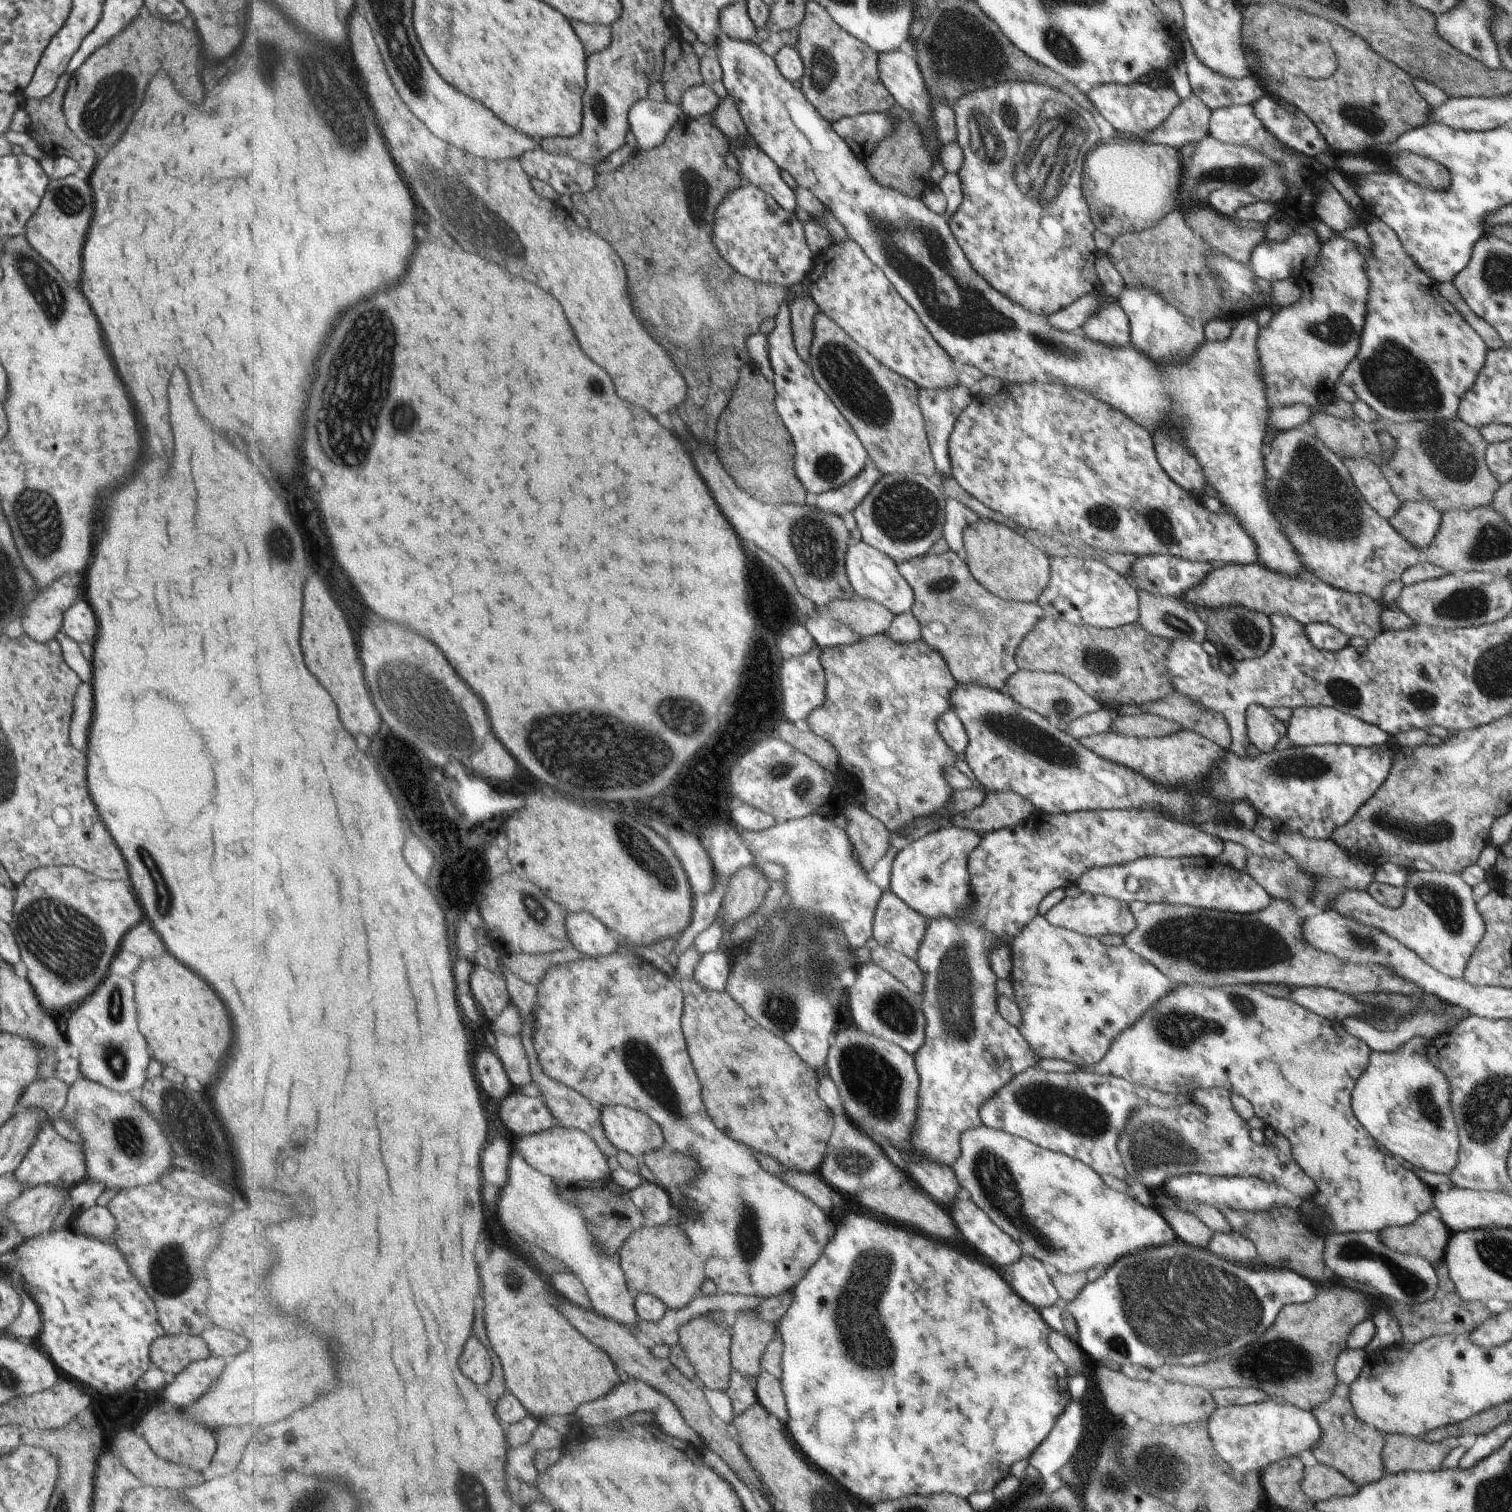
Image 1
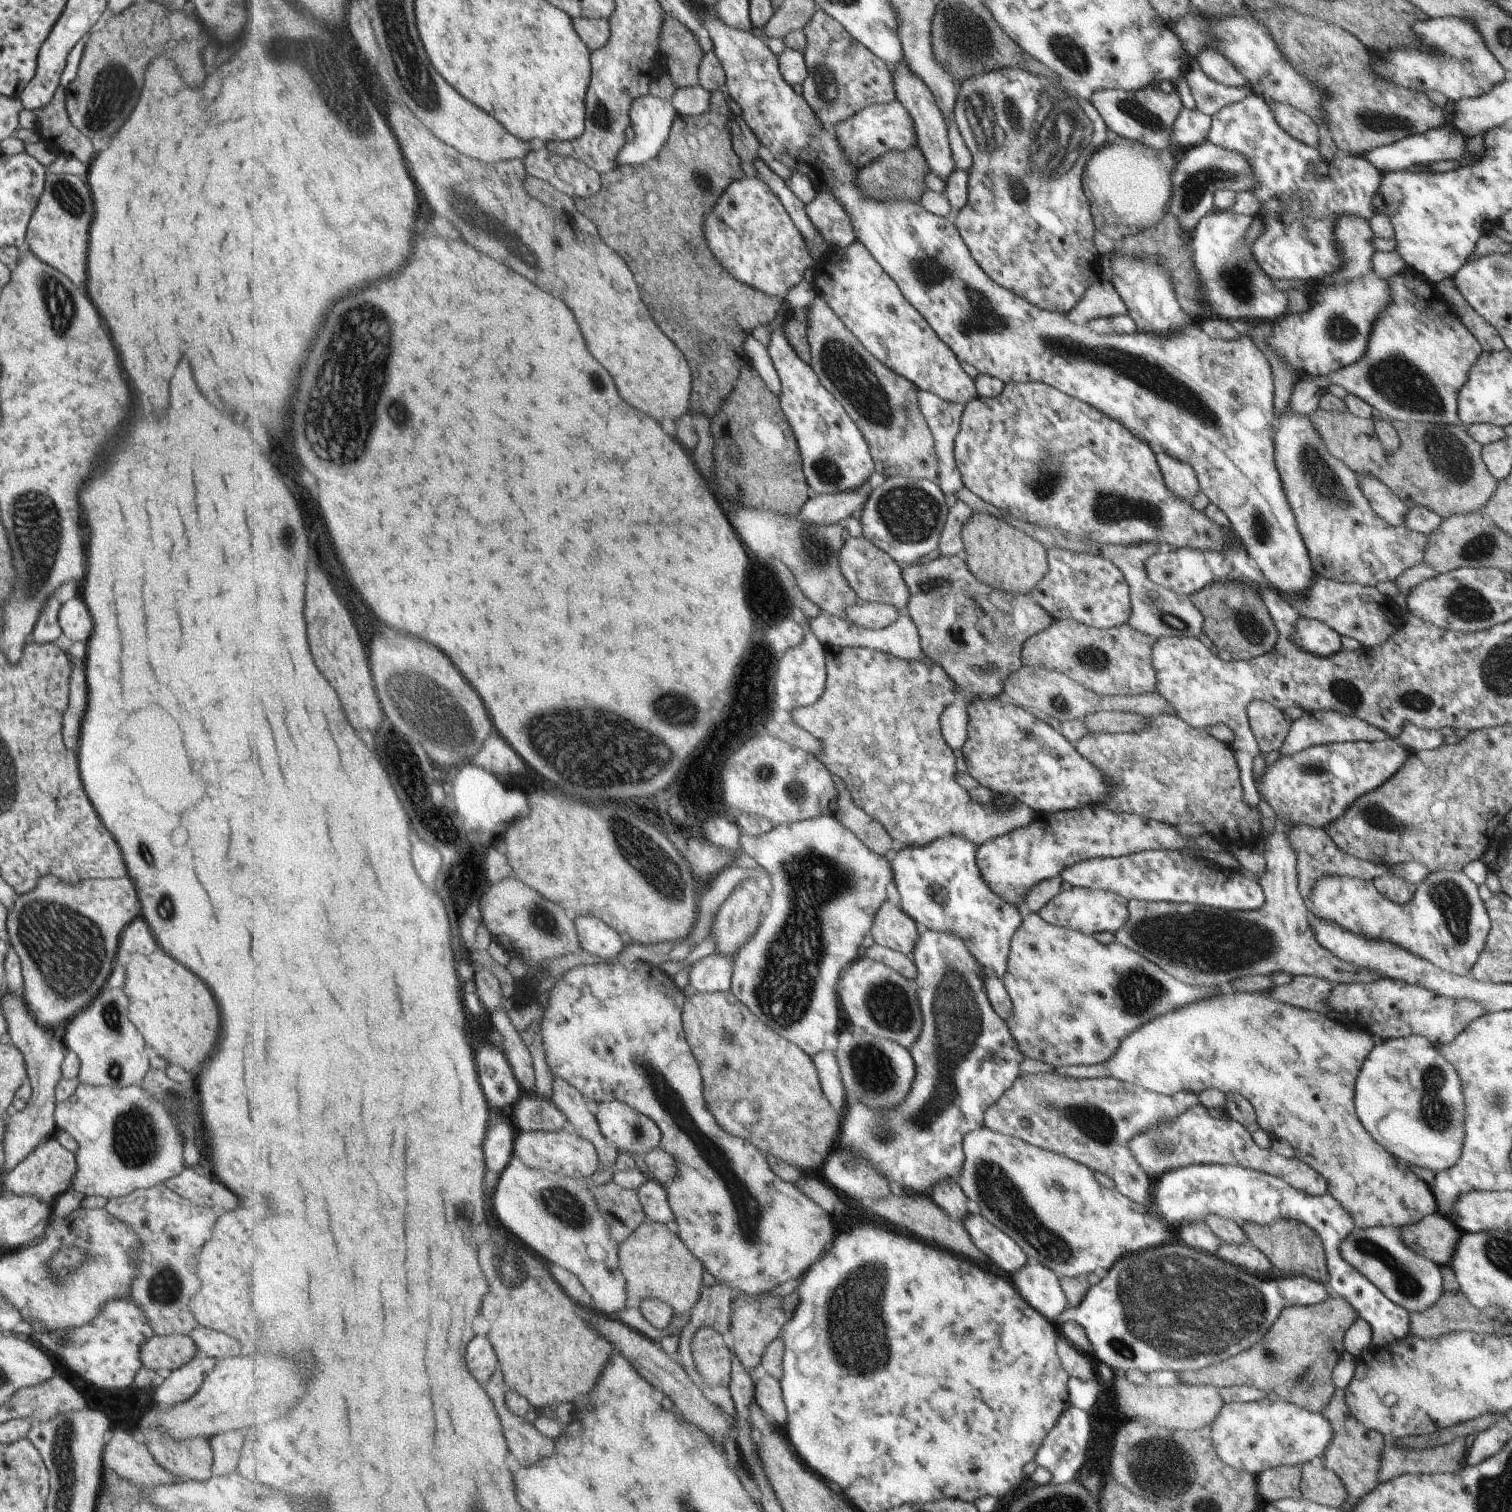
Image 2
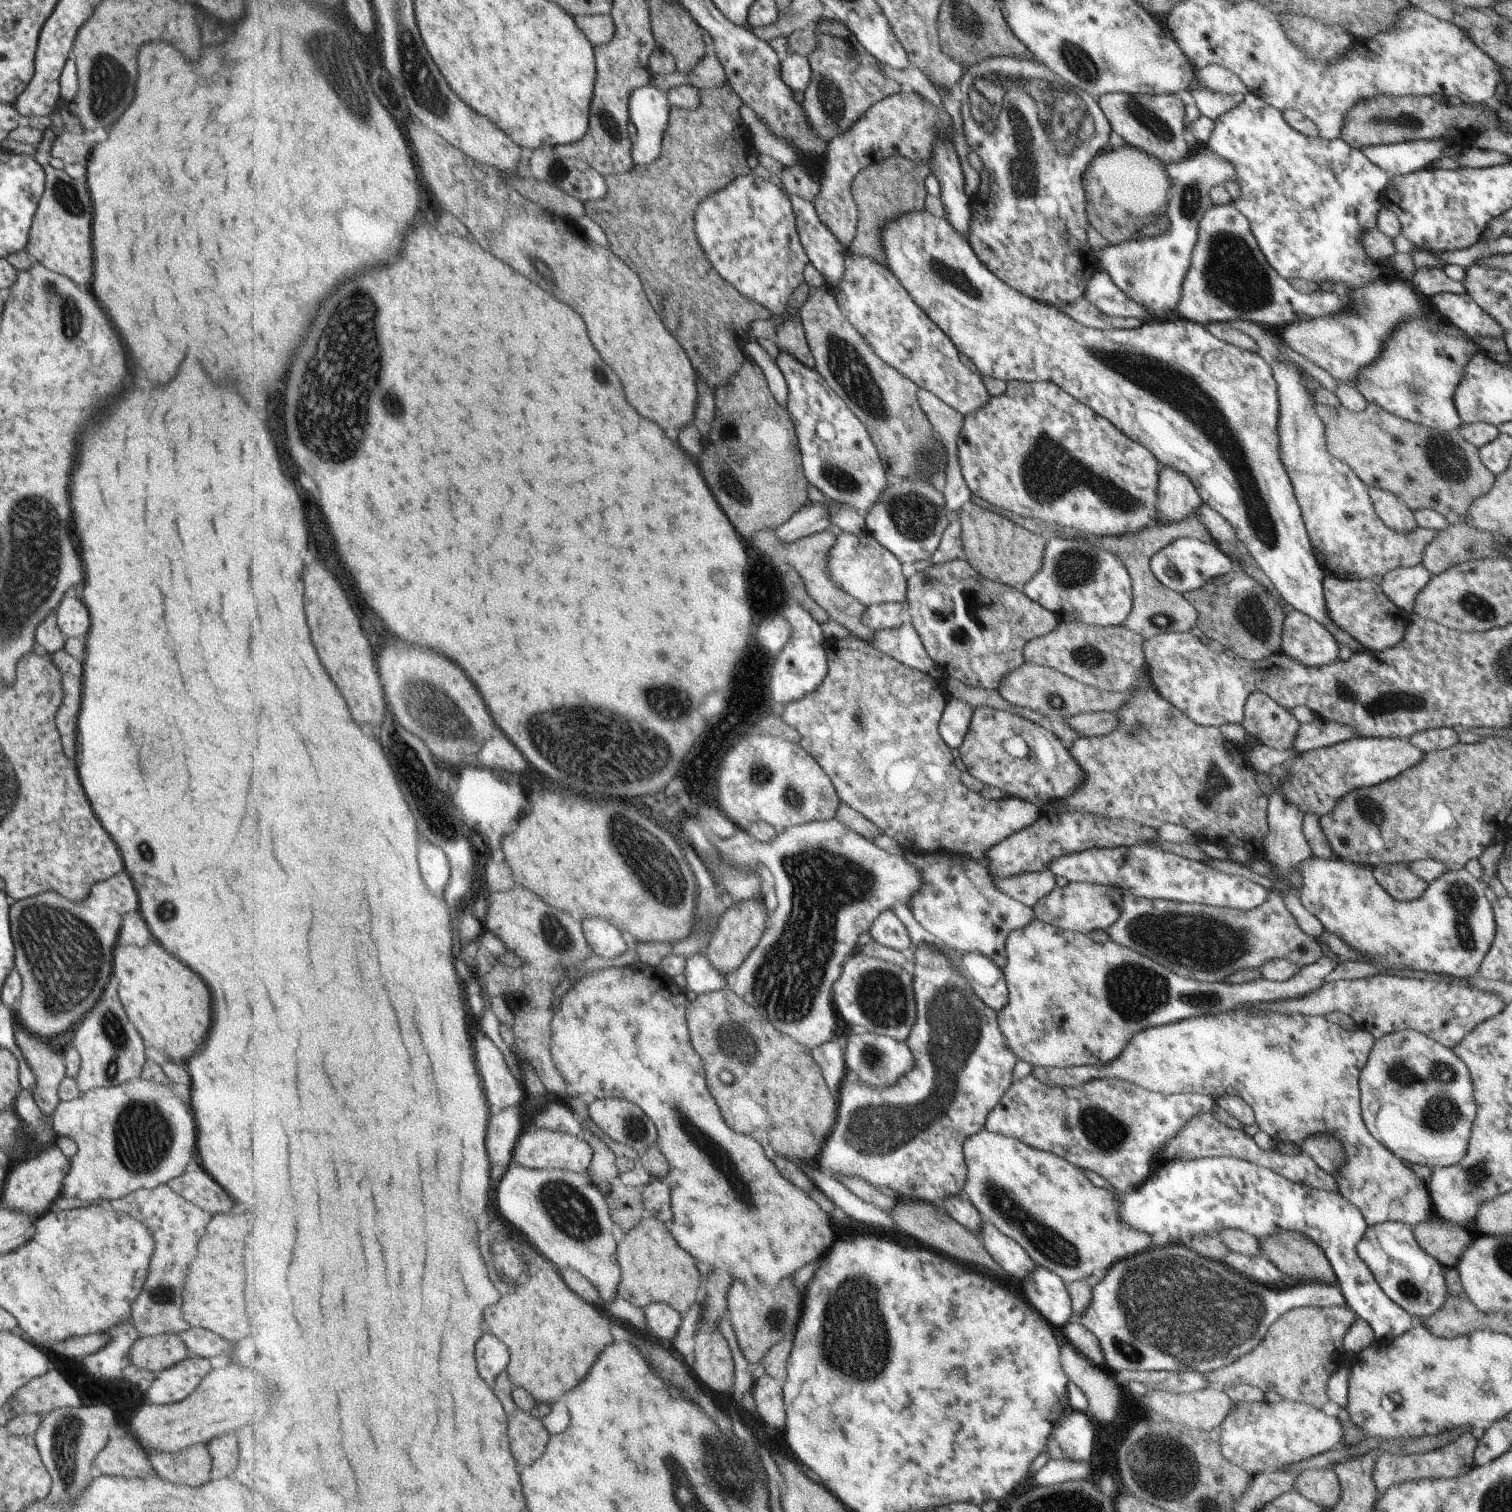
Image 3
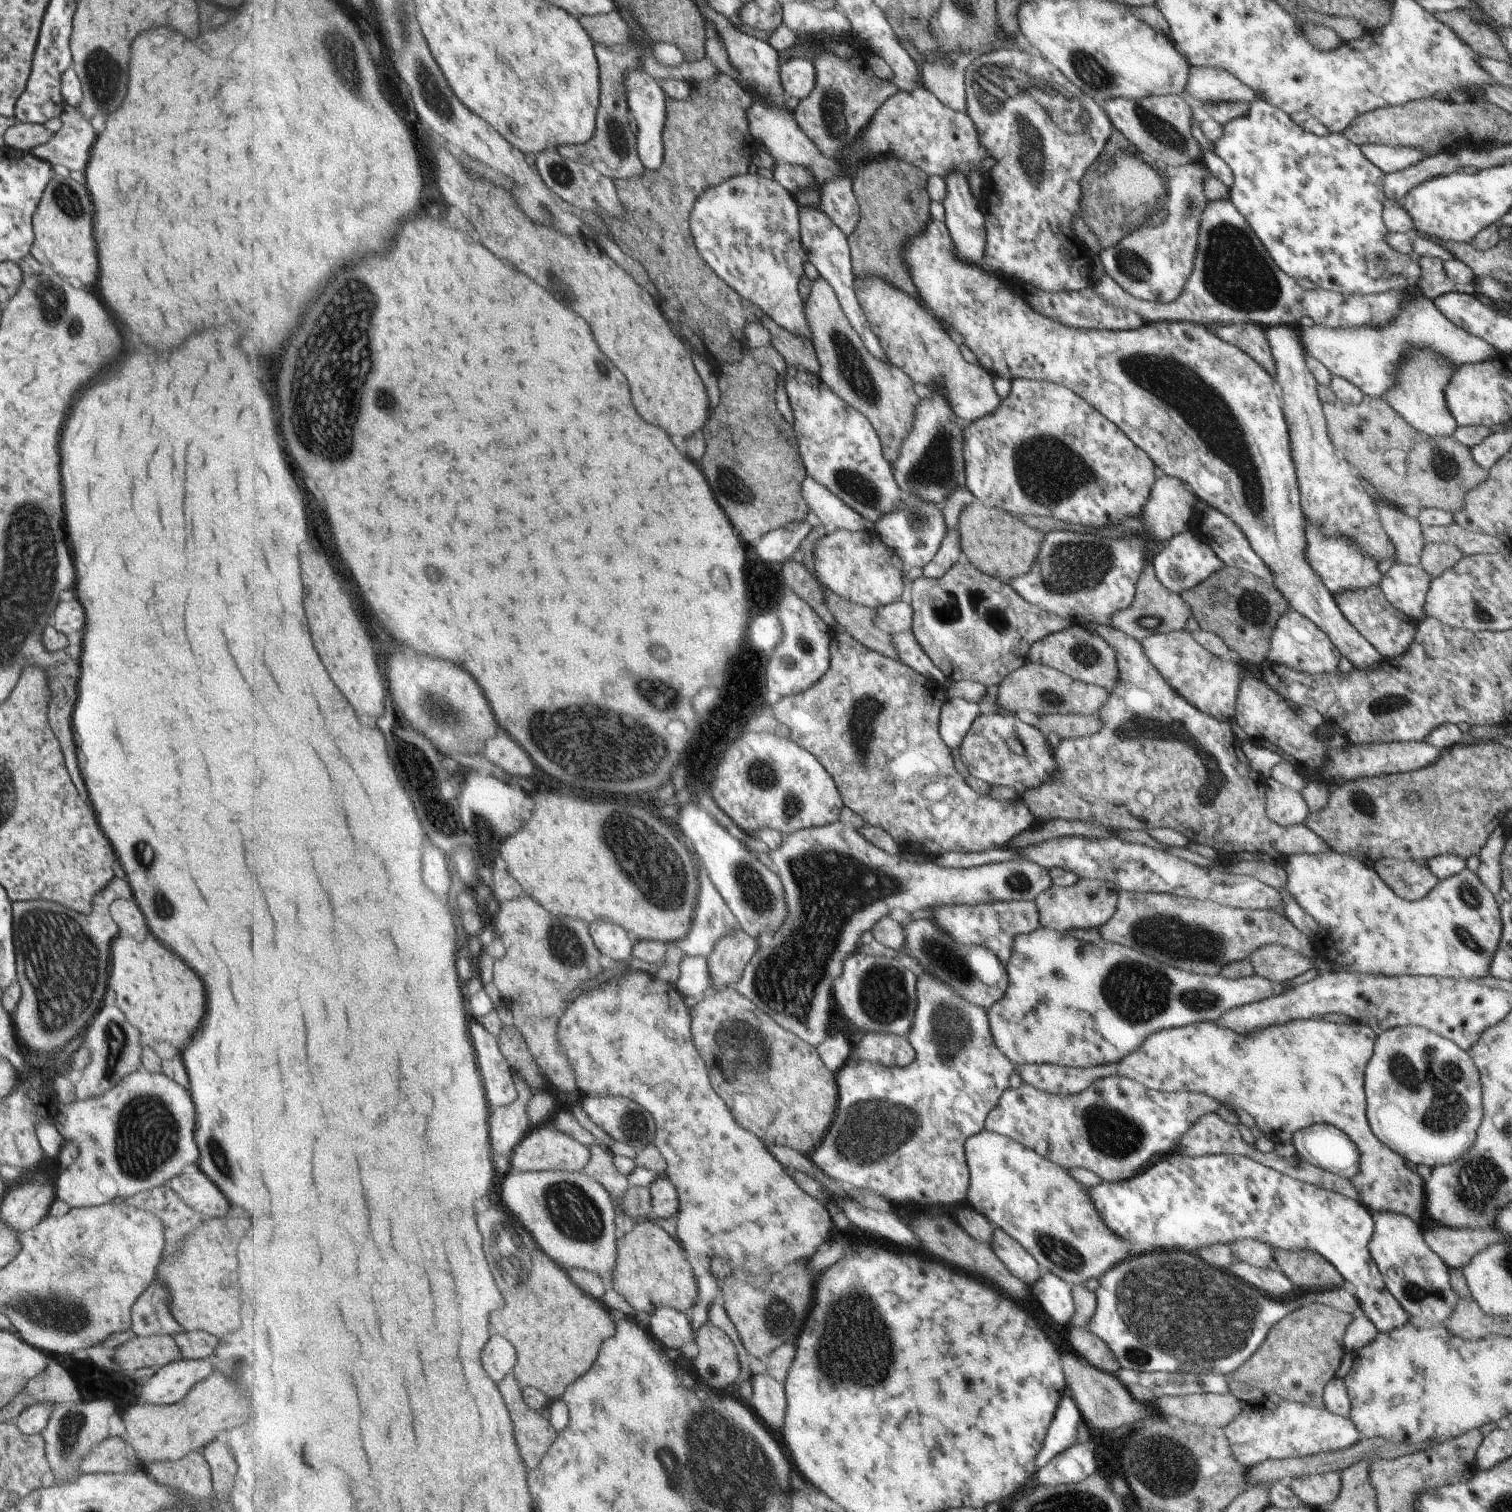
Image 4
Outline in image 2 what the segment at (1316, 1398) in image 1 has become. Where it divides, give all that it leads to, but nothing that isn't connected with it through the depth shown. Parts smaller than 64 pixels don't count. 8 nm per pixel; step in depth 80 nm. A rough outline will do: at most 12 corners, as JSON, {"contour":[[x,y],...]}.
{"contour":[[1340,1296],[1293,1305],[1251,1348],[1187,1385],[1250,1385],[1319,1412],[1361,1315]]}

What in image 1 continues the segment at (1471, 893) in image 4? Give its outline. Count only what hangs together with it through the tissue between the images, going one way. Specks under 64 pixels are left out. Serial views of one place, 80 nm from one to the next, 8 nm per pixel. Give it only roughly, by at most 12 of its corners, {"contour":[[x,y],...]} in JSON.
{"contour":[[1410,871],[1403,902],[1336,892],[1334,911],[1461,979],[1483,936],[1471,888]]}

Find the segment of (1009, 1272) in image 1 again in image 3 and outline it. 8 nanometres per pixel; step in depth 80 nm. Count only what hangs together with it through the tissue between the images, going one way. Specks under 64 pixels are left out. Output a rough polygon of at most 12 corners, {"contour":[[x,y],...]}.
{"contour":[[1181,1243],[1116,1262],[1072,1314],[1020,1282],[1051,1326],[1095,1335],[1118,1385],[1186,1393],[1335,1285],[1268,1287]]}

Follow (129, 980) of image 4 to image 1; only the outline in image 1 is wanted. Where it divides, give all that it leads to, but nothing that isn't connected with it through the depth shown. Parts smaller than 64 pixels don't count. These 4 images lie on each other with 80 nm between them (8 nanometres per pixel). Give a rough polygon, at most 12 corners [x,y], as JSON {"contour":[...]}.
{"contour":[[173,956],[141,960],[153,1058],[207,1084],[231,1042],[215,992]]}

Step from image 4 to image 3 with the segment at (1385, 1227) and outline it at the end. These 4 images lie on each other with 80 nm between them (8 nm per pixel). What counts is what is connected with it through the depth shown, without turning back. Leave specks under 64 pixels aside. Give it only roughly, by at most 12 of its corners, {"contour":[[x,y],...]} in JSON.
{"contour":[[1407,1225],[1367,1226],[1356,1255],[1419,1319],[1448,1295],[1443,1266]]}

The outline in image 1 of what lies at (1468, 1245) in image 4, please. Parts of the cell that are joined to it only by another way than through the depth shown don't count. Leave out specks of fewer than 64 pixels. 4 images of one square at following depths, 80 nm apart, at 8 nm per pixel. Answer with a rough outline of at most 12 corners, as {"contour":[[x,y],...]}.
{"contour":[[1430,1211],[1381,1229],[1385,1248],[1443,1260],[1447,1227]]}

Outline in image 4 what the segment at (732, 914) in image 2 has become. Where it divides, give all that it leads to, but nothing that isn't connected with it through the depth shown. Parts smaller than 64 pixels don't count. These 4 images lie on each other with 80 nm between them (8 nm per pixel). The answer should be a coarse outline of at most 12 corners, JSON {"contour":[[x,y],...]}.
{"contour":[[737,927],[707,957],[715,990],[738,982],[762,939]]}

